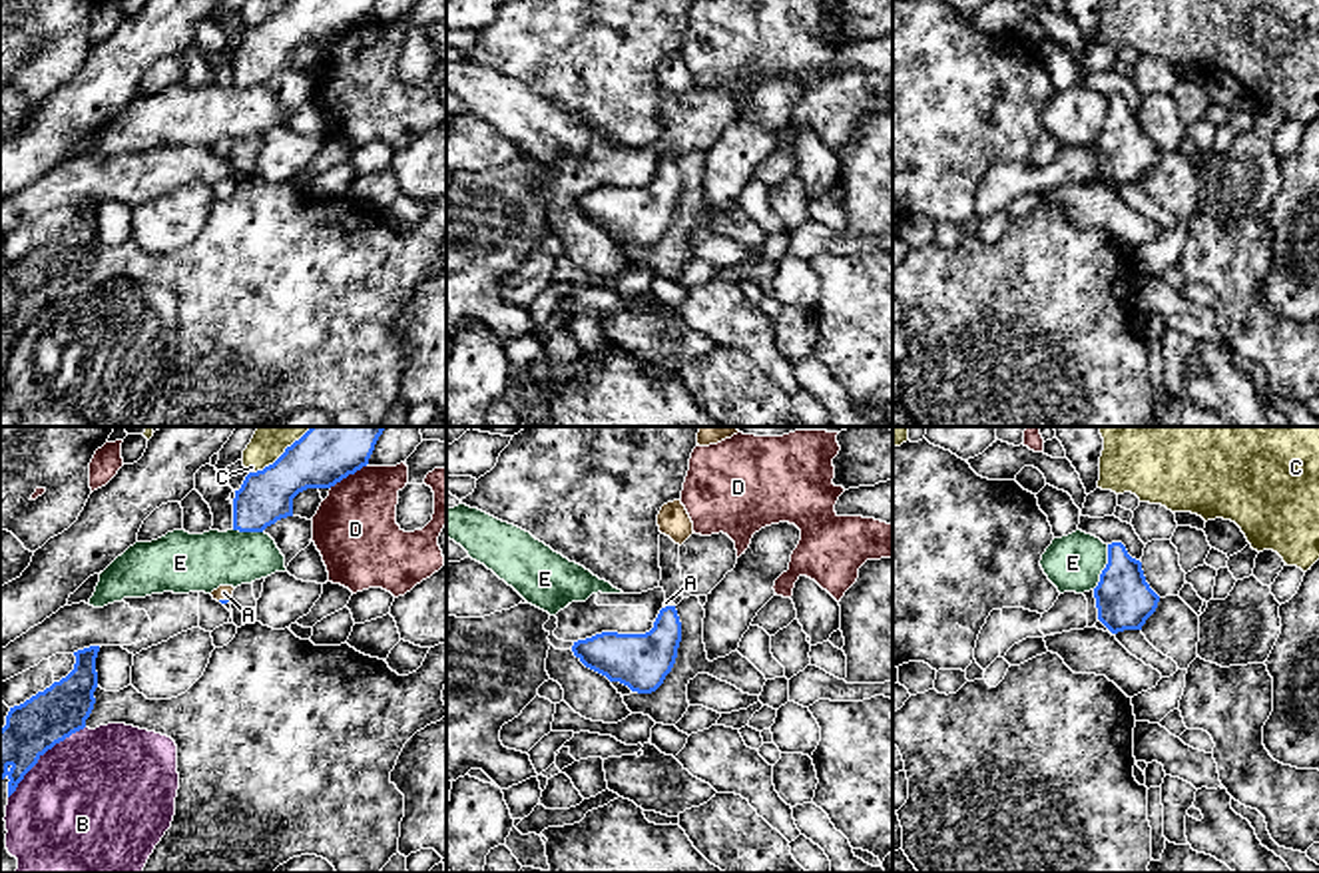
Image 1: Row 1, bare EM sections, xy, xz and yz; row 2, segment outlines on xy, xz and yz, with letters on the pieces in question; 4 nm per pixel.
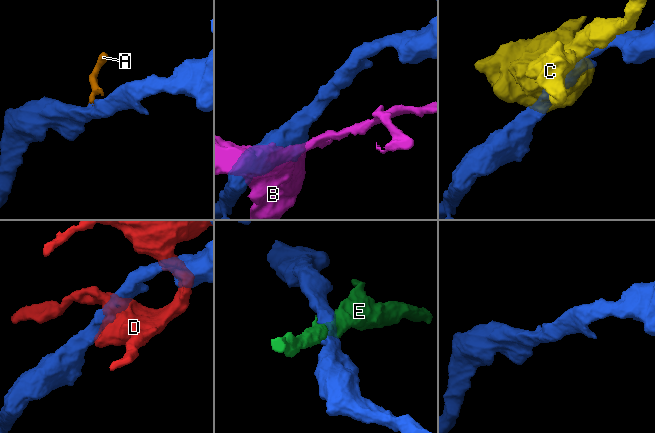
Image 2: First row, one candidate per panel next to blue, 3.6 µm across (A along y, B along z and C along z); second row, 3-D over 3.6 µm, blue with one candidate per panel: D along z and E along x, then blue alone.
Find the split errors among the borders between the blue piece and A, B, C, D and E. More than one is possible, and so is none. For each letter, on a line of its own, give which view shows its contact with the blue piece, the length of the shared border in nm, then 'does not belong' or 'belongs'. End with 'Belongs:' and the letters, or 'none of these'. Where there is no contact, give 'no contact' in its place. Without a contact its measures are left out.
A: meets blue in xz; contact 50 nm long; belongs
B: meets blue in xy; contact 420 nm long; does not belong
C: meets blue in xy; contact 190 nm long; does not belong
D: meets blue in xy; contact 190 nm long; does not belong
E: meets blue in yz; contact 200 nm long; does not belong
Belongs: A

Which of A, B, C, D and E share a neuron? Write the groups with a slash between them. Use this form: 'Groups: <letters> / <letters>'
Groups: A / B / C / D / E

